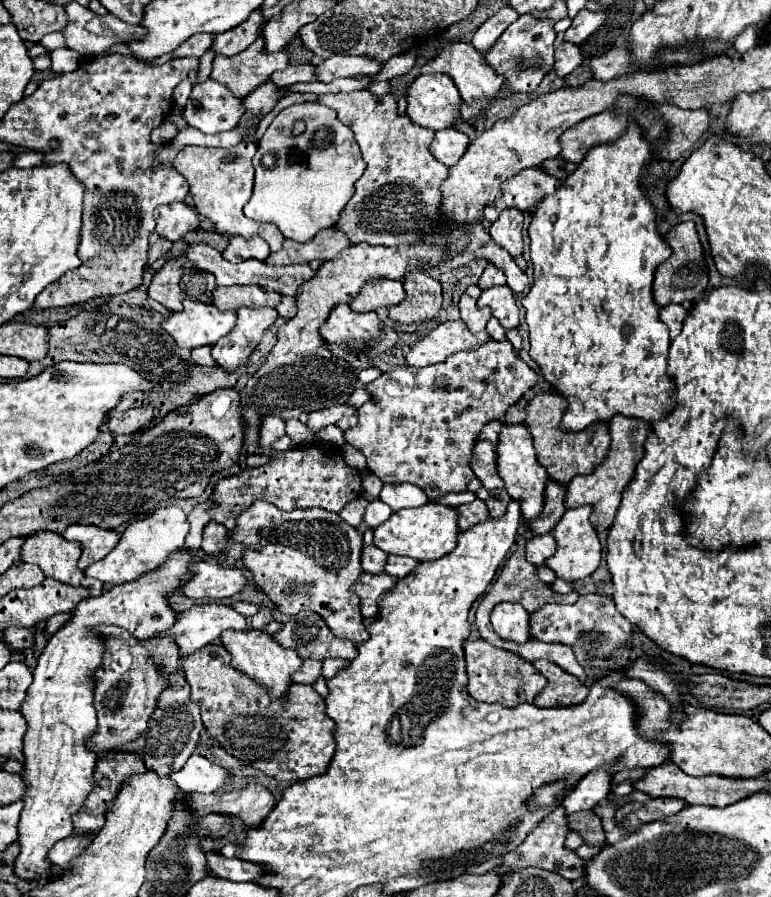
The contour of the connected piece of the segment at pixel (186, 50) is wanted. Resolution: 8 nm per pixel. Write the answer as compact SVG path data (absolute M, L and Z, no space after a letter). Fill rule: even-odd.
M198 33L194 37L190 37L188 41L184 41L176 51L174 55L176 57L202 57L208 47L212 45L214 41L214 35L208 35L208 33Z

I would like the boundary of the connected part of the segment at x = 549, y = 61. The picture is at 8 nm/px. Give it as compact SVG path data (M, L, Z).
M520 15L502 37L490 47L490 53L482 53L486 65L490 65L498 75L504 77L504 89L508 93L522 93L534 91L540 81L554 69L554 23L550 19L538 19L534 15Z

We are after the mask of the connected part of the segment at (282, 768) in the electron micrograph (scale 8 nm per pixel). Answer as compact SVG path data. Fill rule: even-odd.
M206 645L206 649L198 649L192 655L182 657L180 661L186 681L192 687L192 699L202 709L204 727L226 753L276 781L304 781L326 771L336 747L334 721L326 717L324 699L312 687L292 683L284 697L274 697L270 689L262 689L262 685L236 671L230 665L230 653L222 645Z

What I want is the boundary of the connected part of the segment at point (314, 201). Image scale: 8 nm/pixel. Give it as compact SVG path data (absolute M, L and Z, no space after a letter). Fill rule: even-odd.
M300 103L286 107L270 123L264 137L258 141L254 169L256 169L254 193L250 201L244 205L244 215L260 223L276 225L286 239L310 241L320 229L326 229L338 221L340 211L354 193L354 183L366 169L366 163L362 159L358 143L354 141L354 133L342 121L338 121L332 109L318 103ZM296 121L306 123L306 131L298 137L292 135L292 125Z

